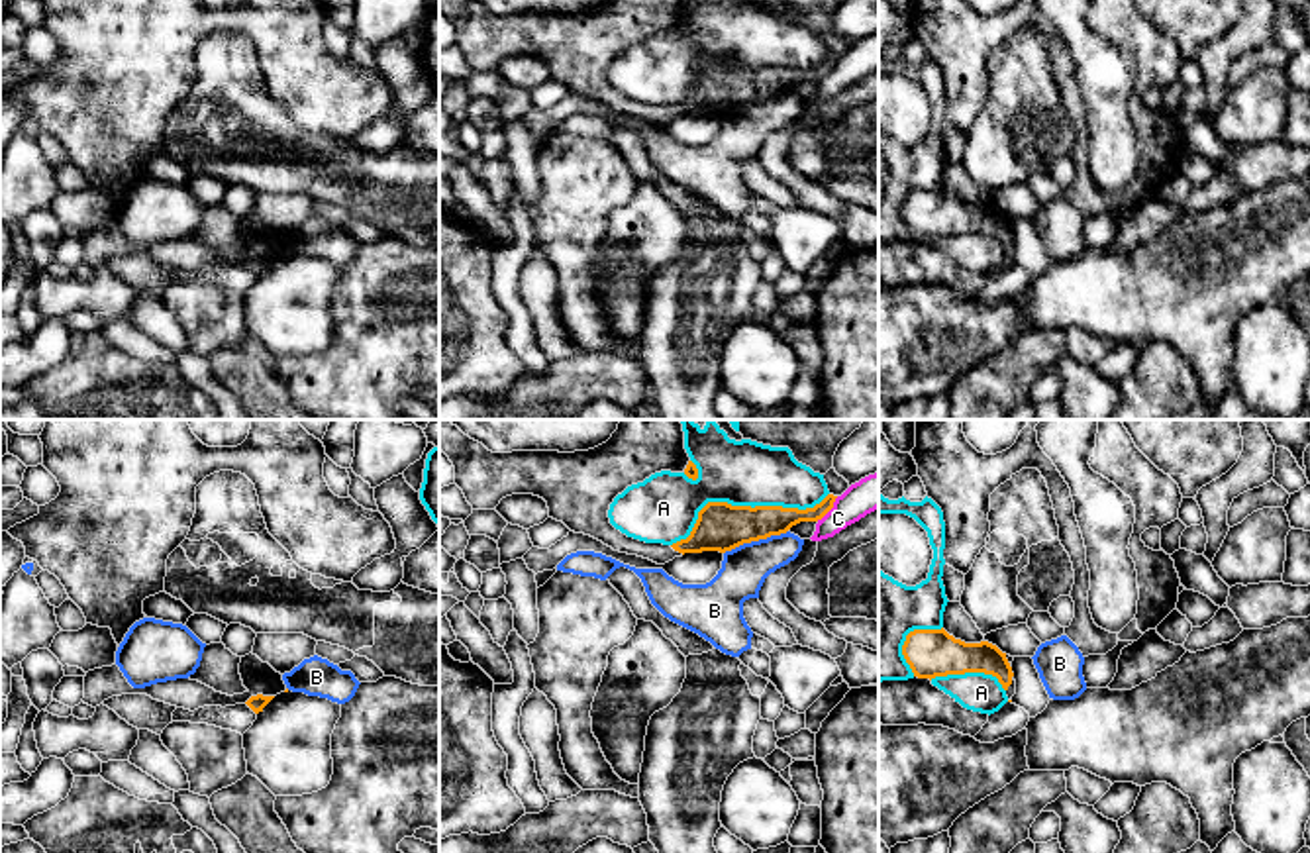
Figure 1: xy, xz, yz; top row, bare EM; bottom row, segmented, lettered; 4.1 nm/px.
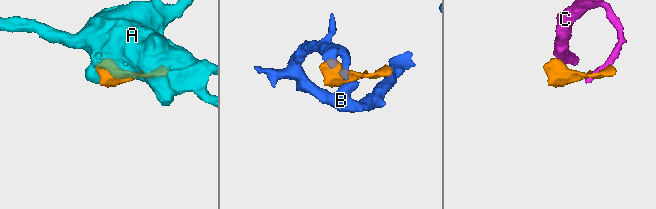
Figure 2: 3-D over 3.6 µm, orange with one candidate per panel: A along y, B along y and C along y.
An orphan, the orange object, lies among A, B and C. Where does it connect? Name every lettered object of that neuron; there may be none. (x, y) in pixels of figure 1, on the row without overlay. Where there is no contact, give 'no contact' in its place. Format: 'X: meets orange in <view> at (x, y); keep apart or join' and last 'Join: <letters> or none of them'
A: meets orange in xz at (744, 67); keep apart
B: meets orange in xz at (755, 100); keep apart
C: meets orange in xz at (828, 71); keep apart
Join: none of them

